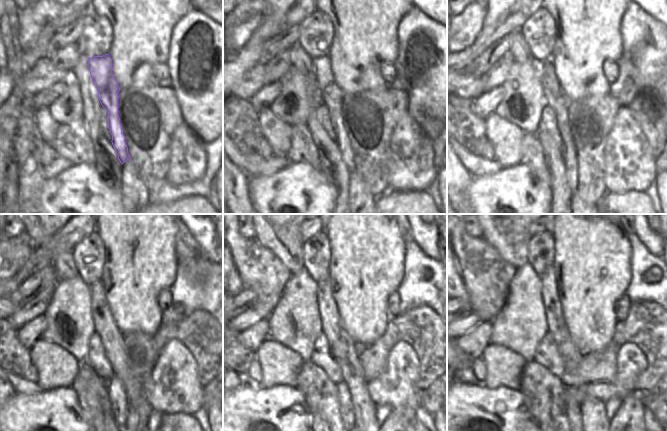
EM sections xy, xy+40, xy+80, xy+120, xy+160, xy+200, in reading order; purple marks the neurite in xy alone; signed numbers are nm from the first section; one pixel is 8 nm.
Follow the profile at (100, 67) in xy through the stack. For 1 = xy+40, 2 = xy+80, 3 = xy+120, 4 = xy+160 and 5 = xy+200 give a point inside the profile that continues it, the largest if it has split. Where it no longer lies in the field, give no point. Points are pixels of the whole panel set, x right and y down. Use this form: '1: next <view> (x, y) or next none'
1: next xy+40 (332, 95)
2: next xy+80 (569, 152)
3: next xy+120 (116, 390)
4: next xy+160 (346, 406)
5: next xy+200 (572, 408)

